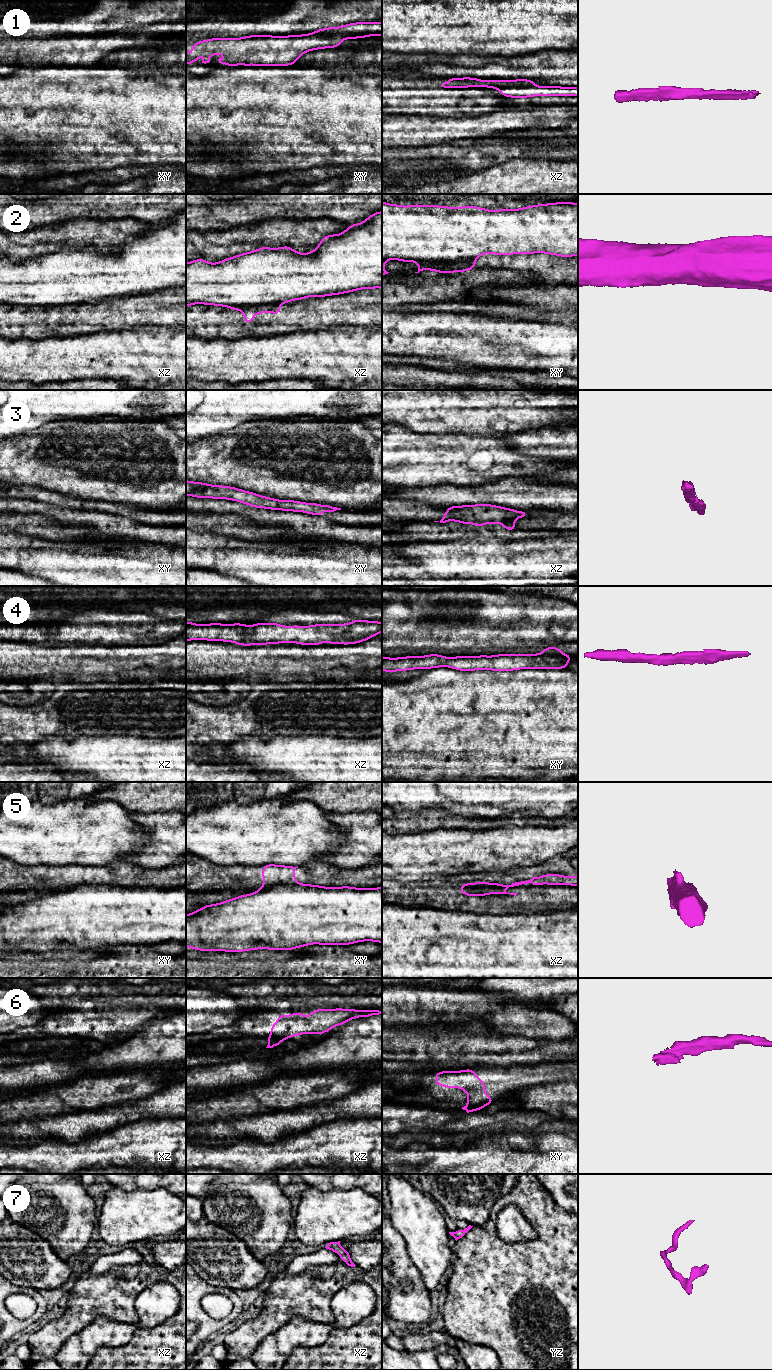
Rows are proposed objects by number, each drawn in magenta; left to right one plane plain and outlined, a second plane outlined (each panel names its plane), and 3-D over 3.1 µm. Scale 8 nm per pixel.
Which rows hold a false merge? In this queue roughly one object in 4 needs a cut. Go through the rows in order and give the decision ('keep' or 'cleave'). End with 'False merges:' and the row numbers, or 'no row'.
1: keep
2: cleave
3: keep
4: keep
5: cleave
6: cleave
7: keep
False merges: 2, 5, 6

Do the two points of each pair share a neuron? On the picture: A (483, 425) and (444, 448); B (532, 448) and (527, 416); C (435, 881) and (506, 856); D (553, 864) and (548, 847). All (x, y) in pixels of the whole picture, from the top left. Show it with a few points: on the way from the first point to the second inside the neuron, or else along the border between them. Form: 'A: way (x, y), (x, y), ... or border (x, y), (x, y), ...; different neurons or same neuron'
A: border (442, 434), (481, 434), (489, 437); different neurons
B: border (552, 426), (528, 428), (506, 433); different neurons
C: border (445, 874), (434, 874), (431, 876); different neurons
D: border (560, 854), (529, 866); different neurons

